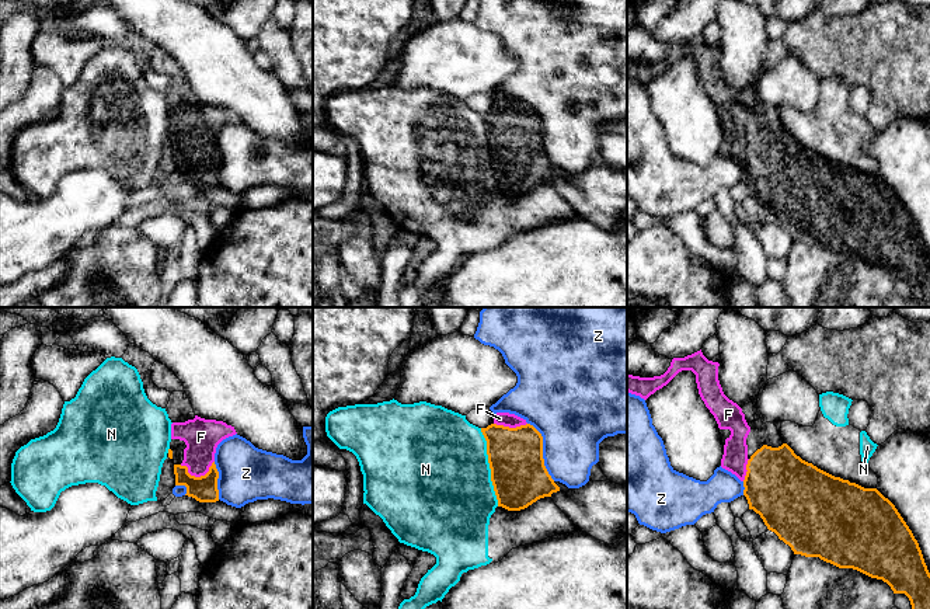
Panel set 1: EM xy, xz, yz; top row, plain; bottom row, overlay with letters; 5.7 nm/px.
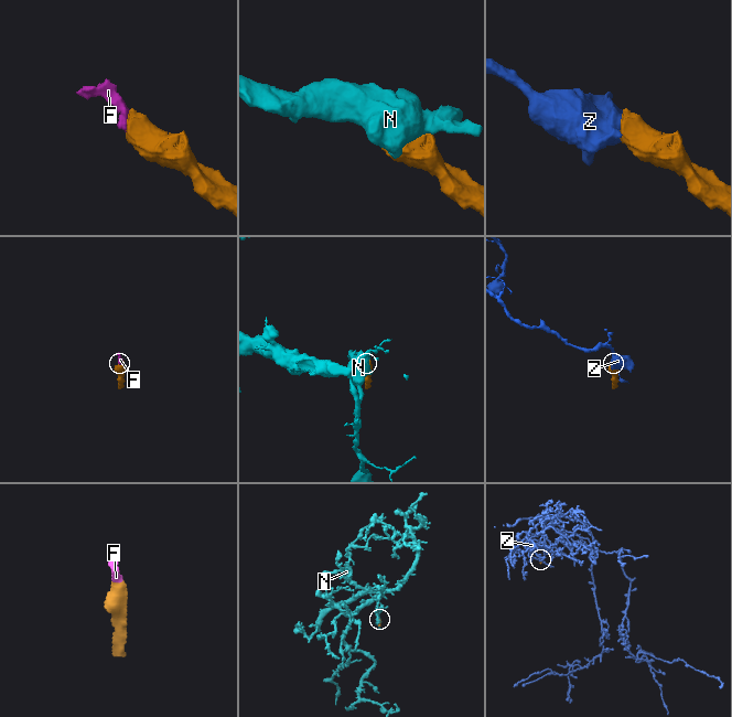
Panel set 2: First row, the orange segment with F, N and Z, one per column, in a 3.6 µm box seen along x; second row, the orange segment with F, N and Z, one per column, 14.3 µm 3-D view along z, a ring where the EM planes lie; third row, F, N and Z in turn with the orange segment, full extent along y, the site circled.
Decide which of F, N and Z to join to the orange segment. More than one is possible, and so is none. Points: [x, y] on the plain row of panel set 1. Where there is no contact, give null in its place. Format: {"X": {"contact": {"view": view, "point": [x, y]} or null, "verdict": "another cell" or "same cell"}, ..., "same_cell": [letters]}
{"F": {"contact": {"view": "xy", "point": [197, 163]}, "verdict": "same cell"}, "N": {"contact": {"view": "xz", "point": [490, 153]}, "verdict": "another cell"}, "Z": {"contact": {"view": "xz", "point": [542, 136]}, "verdict": "another cell"}, "same_cell": ["F"]}

